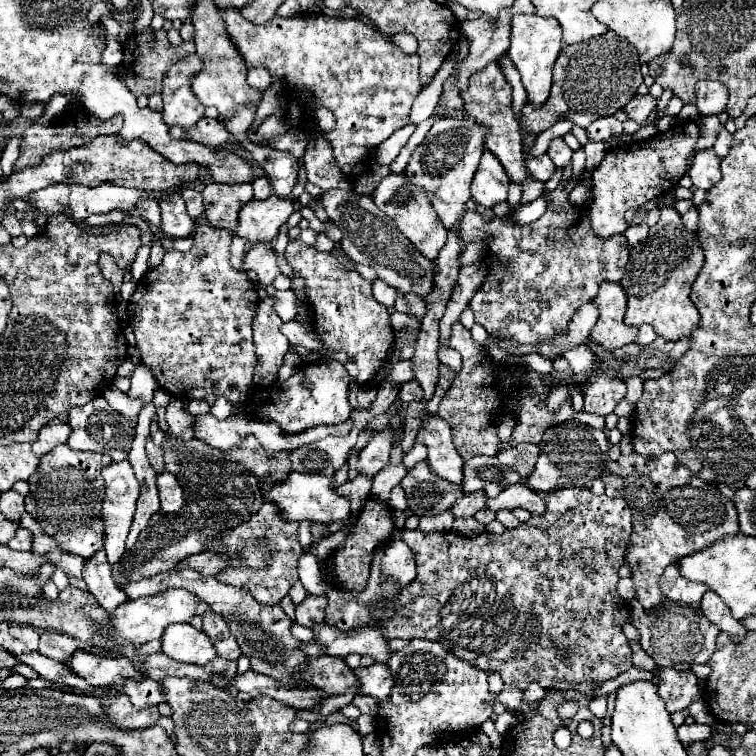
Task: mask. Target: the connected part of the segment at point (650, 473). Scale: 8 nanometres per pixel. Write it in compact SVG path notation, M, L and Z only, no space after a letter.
M633 452L621 456L615 462L607 462L601 480L605 482L607 496L625 498L633 510L633 534L625 562L631 566L637 600L645 610L665 602L665 594L661 594L659 588L659 578L665 572L665 566L711 546L711 542L719 542L725 536L739 532L733 502L721 496L711 484L701 482L693 472L685 470L675 454L641 458Z

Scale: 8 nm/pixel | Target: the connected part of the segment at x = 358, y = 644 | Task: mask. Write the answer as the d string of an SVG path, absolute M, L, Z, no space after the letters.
M325 622L313 626L317 644L323 646L325 654L345 658L349 654L369 654L377 662L387 662L393 656L389 648L389 638L385 638L377 628L359 628L351 632L341 632Z

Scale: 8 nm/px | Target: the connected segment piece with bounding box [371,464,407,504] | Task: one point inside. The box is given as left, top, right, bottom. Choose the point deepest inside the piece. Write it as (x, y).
(390, 476)

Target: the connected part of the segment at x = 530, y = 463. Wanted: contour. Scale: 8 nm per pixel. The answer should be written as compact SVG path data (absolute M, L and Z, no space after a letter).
M519 444L515 448L509 448L501 454L497 454L497 458L499 458L499 462L515 468L519 474L523 474L523 478L527 478L535 470L535 462L539 458L539 448L533 444Z

